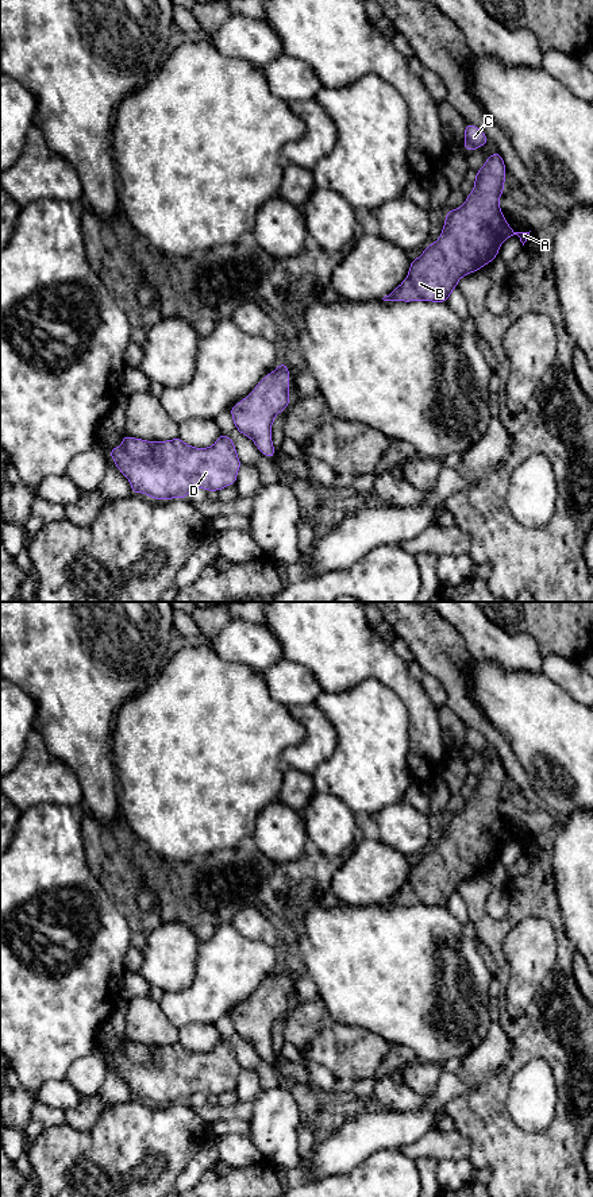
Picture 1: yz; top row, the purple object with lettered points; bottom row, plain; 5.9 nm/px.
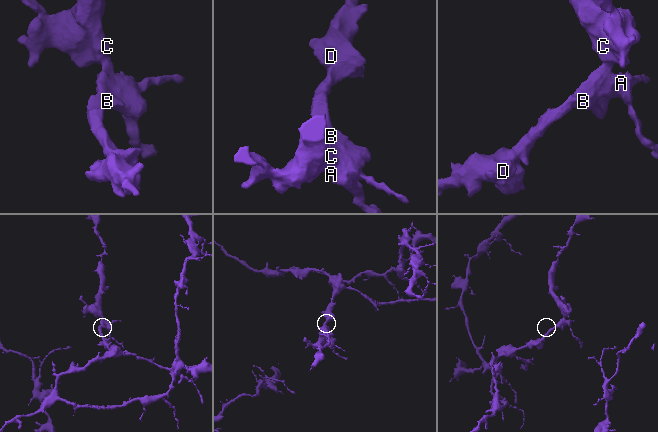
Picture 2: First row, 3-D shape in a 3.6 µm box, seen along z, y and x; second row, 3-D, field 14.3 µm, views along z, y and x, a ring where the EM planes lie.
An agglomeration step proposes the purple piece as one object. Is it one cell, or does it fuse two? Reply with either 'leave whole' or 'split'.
leave whole

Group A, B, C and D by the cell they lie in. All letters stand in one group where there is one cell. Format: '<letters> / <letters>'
A B C D

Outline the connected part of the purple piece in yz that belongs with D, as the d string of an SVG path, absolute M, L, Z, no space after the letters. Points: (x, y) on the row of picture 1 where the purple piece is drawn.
M220 433L209 448L195 448L180 437L166 441L147 441L124 435L119 448L109 448L112 460L119 471L127 476L132 494L143 493L153 499L186 498L195 487L205 491L219 491L236 483L236 474L242 462L235 451L235 443Z

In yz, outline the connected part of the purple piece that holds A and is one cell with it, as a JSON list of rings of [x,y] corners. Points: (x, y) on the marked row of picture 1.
[[[492,154],[477,171],[474,190],[466,197],[458,209],[450,209],[444,219],[443,231],[434,244],[424,247],[424,252],[411,260],[408,277],[384,301],[432,301],[447,302],[450,294],[457,289],[458,281],[470,273],[478,271],[490,263],[497,255],[505,239],[516,235],[524,243],[530,232],[515,232],[504,219],[498,200],[504,193],[505,163],[501,154]]]

